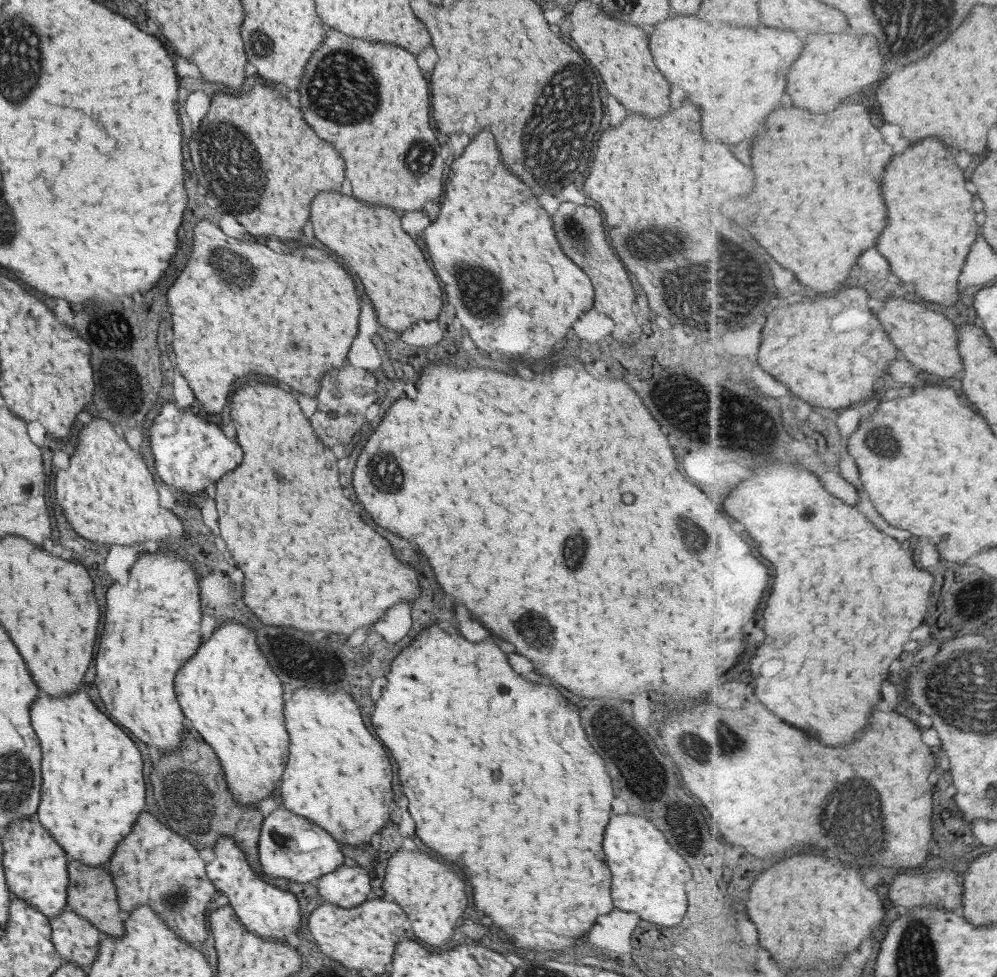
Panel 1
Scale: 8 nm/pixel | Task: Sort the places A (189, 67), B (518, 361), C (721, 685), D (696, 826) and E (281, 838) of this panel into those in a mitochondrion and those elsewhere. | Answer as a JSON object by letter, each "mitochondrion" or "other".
{"A":"other","B":"other","C":"other","D":"other","E":"mitochondrion"}

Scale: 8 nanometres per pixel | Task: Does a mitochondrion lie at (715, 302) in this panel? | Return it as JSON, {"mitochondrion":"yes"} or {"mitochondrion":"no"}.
{"mitochondrion":"yes"}

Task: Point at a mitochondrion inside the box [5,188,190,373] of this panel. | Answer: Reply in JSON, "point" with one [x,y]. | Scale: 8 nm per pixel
{"point":[106,328]}

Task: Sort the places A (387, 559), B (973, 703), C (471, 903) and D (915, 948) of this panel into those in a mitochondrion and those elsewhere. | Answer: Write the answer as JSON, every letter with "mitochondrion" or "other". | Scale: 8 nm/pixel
{"A":"other","B":"mitochondrion","C":"other","D":"mitochondrion"}

